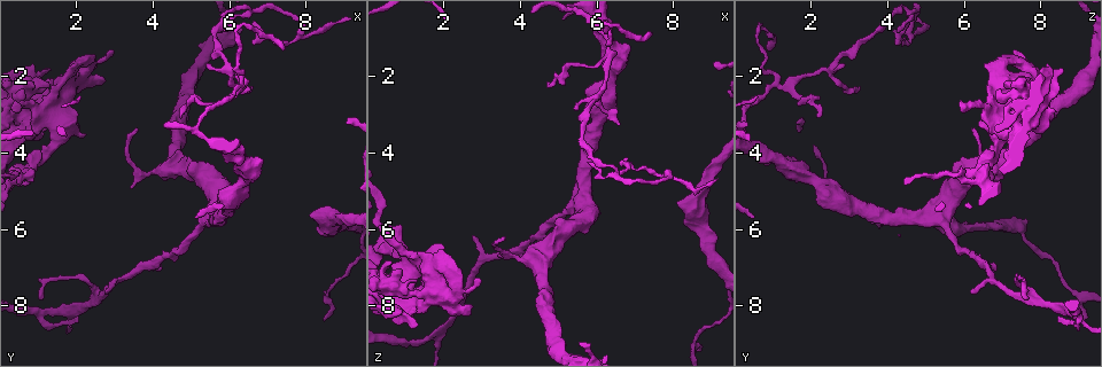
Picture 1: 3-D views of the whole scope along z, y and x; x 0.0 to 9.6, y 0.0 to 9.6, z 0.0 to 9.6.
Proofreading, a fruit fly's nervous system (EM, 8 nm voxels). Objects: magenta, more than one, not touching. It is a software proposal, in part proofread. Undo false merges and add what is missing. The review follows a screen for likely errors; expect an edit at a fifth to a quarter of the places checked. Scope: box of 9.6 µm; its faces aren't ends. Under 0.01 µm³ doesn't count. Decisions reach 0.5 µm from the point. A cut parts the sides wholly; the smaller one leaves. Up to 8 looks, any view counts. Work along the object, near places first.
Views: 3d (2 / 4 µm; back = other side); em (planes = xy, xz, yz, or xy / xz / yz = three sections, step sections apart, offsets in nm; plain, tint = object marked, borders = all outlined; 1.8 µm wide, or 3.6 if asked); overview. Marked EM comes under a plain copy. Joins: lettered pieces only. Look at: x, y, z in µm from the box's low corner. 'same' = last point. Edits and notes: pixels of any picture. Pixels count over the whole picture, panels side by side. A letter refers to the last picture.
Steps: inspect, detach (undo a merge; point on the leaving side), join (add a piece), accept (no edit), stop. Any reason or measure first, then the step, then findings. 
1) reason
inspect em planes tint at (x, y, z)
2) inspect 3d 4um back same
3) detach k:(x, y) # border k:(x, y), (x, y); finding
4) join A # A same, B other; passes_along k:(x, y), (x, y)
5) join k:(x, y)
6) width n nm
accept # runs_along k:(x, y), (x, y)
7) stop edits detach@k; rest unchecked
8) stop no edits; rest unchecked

four-way junction
inspect em planes borders at (6.35, 2.25, 1.10)

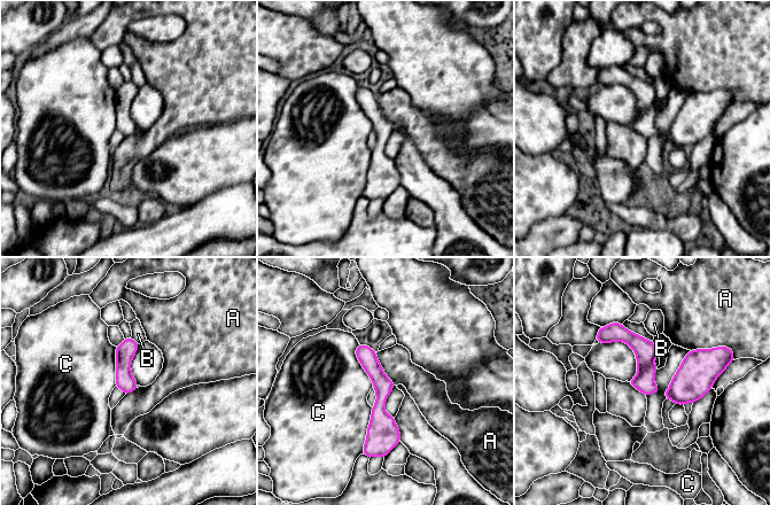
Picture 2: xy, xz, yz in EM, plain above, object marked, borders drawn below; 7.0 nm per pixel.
accept # A other, B other, C other; continuous, no second cell

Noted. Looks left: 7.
branch stops here
inspect 3d 4um at (0.85, 2.20, 7.00)

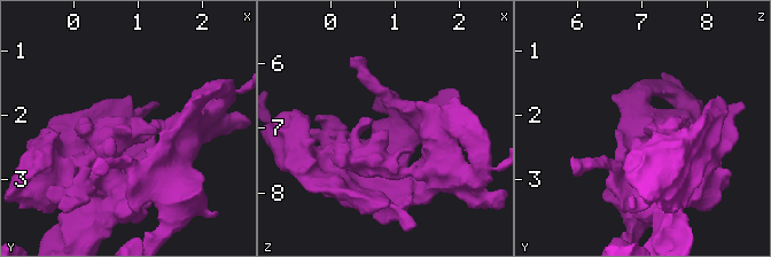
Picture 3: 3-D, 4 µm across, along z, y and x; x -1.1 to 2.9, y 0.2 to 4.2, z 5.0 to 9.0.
inspect em planes borders at (0.80, 2.15, 7.00)

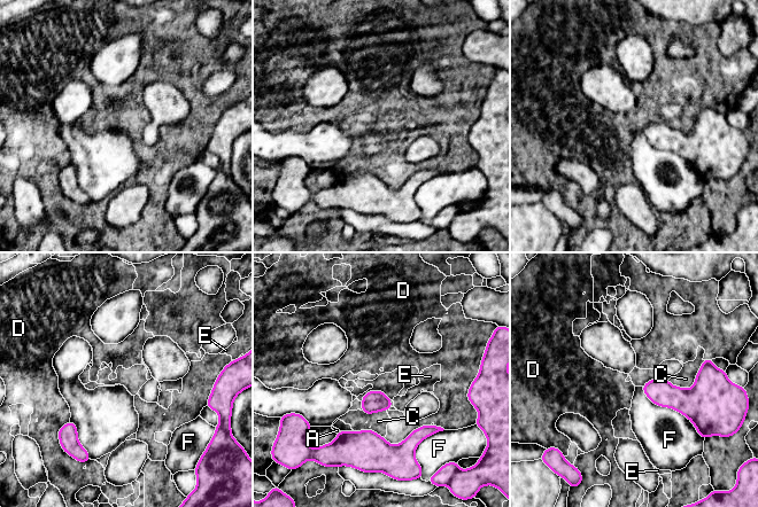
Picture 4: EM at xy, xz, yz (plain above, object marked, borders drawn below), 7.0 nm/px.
longest_contact F 550 nm
accept # A other, C other, D other, E other, F other; no lettered piece goes on from it

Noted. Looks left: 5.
inspect 3d 4um at (0.80, 4.25, 6.60)

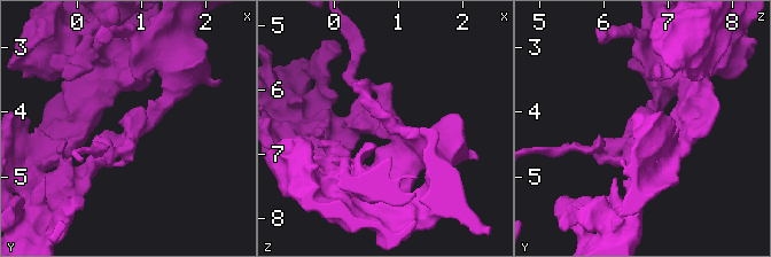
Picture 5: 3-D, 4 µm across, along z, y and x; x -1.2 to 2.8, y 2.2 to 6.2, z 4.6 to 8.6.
arms 3; arm_widths 220, 220, 220 nm; shape alone is not enough
inspect em xz step 16 tint same

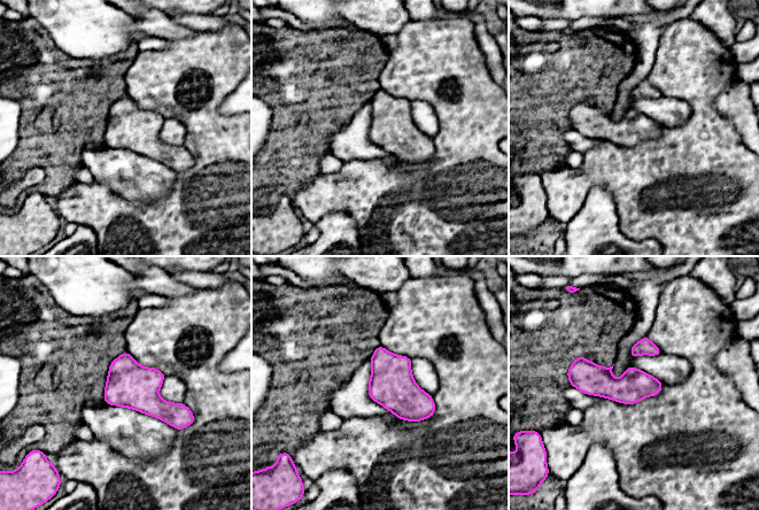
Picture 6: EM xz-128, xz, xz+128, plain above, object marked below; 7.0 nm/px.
cut it another way
inspect em planes borders same

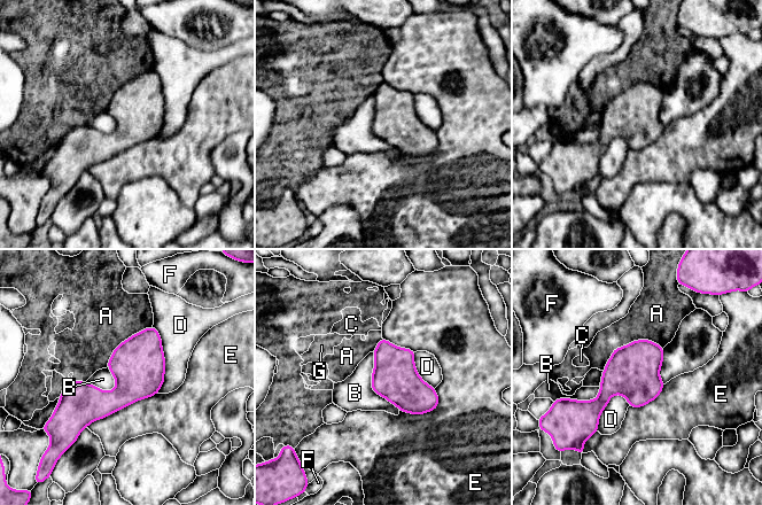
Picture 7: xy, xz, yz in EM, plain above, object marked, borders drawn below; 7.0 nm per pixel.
accept # A other, B other, C other, D other, E other, F other, G other; border 7:(372, 352), (372, 389), (399, 409); continuous, no second cell

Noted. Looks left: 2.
stop no edits; rest unchecked

